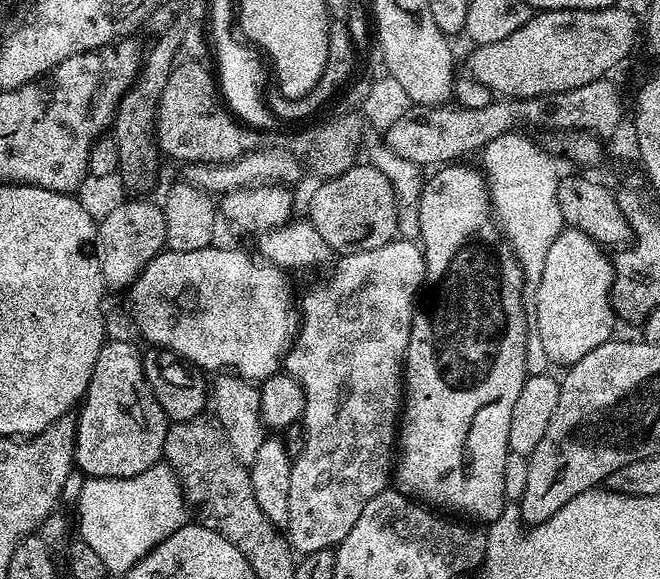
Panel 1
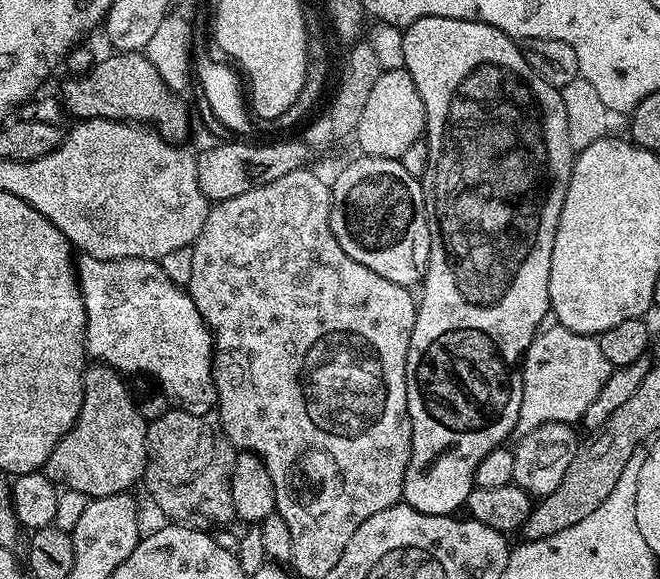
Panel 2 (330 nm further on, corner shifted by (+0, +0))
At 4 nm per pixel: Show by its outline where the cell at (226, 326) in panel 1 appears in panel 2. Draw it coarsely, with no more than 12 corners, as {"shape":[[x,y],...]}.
{"shape":[[78,260],[86,352],[215,405],[212,330],[154,260]]}

